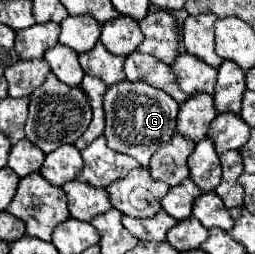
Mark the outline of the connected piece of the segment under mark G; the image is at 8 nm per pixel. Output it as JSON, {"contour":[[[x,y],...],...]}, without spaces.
{"contour":[[[121,81],[107,87],[103,109],[105,109],[103,135],[107,139],[107,145],[113,151],[135,157],[141,163],[141,167],[149,167],[149,159],[153,157],[157,147],[169,141],[175,133],[179,103],[171,95],[165,95],[165,91],[155,89],[143,81],[137,81],[137,83]]]}

